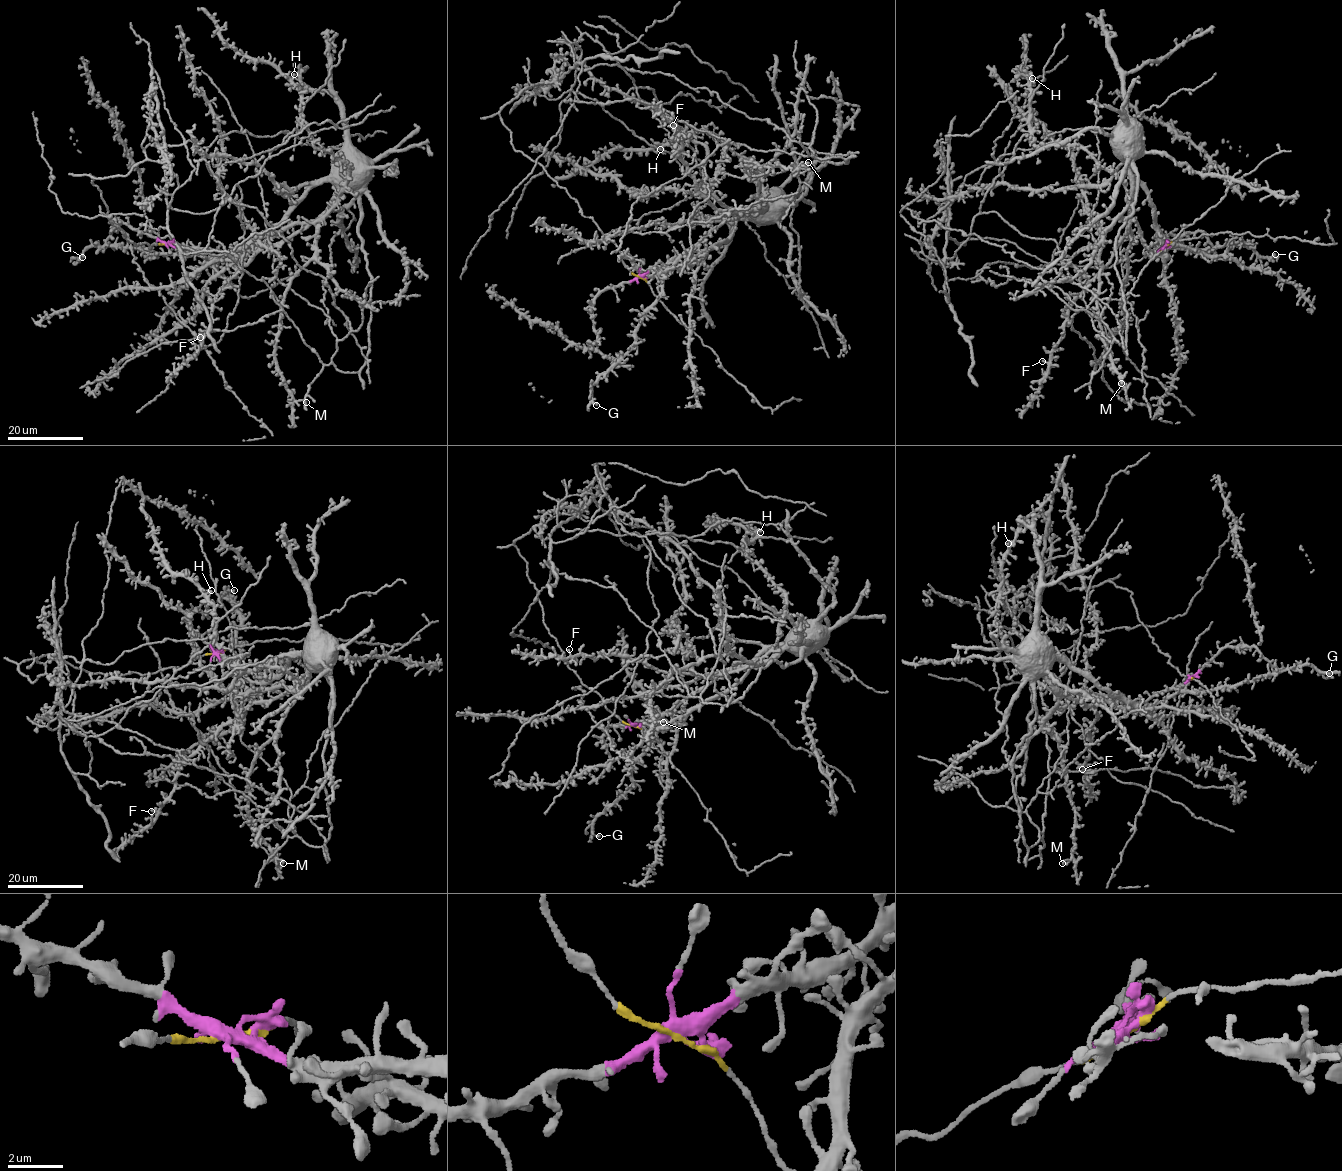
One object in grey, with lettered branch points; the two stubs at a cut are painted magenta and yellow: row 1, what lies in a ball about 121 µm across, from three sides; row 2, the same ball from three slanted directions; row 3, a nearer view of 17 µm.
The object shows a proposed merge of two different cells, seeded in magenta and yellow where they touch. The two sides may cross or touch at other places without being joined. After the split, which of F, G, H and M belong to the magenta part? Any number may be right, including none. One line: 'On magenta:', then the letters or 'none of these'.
On magenta: F, G, M

